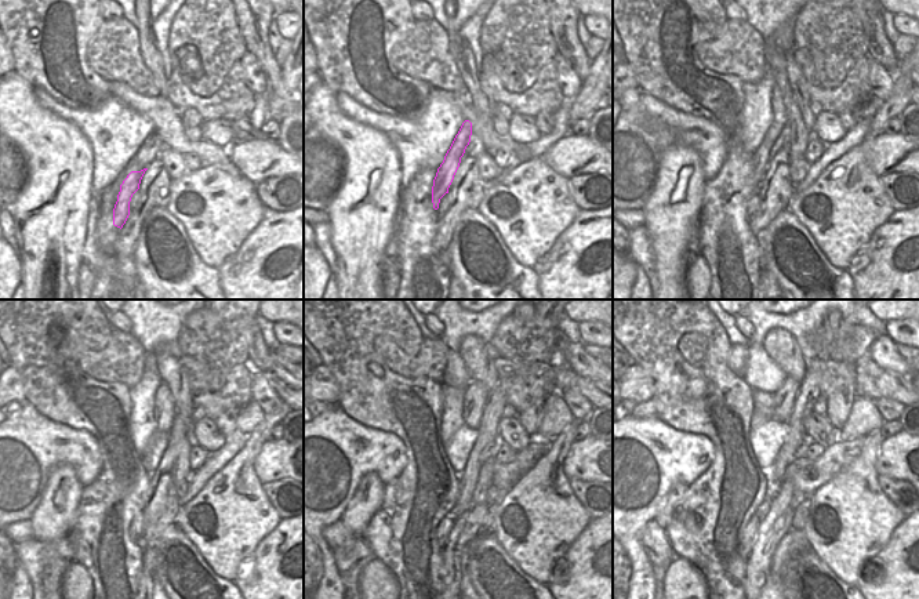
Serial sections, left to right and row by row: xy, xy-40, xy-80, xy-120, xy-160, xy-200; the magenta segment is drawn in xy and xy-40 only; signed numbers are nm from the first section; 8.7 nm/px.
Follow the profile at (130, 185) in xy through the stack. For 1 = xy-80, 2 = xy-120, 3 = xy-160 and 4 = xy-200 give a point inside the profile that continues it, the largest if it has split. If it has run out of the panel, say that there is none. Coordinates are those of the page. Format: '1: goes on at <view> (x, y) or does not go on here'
1: goes on at xy-80 (762, 156)
2: goes on at xy-120 (163, 403)
3: goes on at xy-160 (476, 394)
4: goes on at xy-200 (784, 398)

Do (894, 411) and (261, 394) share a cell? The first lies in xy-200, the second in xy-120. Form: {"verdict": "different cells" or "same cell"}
{"verdict": "same cell"}

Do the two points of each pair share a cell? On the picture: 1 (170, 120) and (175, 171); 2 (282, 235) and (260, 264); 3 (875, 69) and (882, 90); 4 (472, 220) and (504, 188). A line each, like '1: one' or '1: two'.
1: two
2: one
3: one
4: two

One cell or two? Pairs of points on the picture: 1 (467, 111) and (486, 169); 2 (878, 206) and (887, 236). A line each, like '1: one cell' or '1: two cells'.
1: two cells
2: two cells

